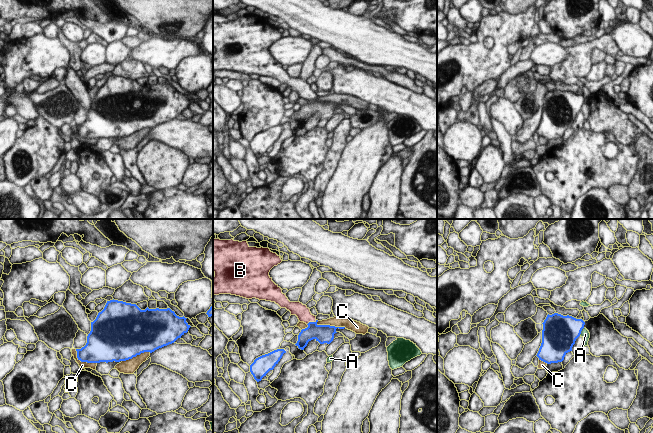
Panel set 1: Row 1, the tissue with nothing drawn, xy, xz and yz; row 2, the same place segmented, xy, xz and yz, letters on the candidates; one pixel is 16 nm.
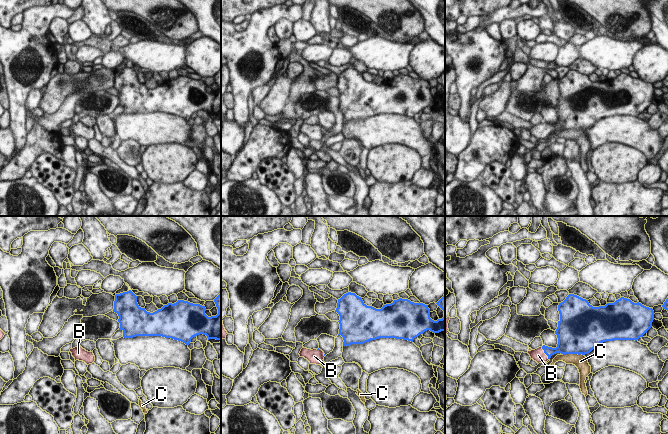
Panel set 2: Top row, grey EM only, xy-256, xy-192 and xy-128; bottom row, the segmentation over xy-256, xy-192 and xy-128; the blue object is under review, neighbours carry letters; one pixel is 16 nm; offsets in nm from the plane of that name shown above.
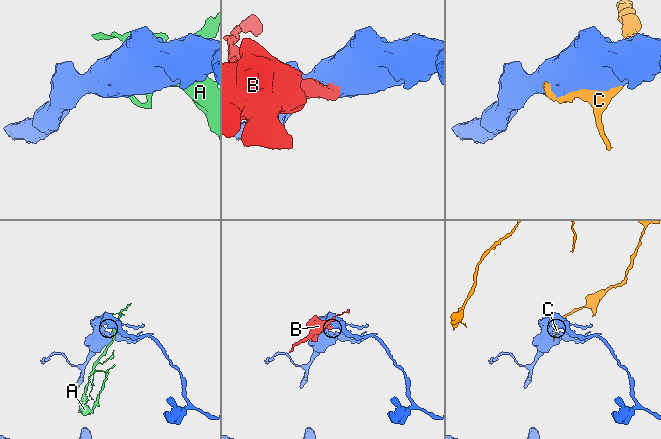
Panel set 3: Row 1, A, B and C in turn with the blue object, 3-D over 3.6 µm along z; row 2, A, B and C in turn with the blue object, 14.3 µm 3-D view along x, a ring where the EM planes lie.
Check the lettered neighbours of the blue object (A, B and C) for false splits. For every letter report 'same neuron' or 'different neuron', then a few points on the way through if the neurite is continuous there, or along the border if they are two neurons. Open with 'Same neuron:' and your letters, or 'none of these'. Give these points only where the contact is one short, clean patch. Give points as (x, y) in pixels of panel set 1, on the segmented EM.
Same neuron: B
A: different neuron
B: same neuron; runs through xz (322, 333), (311, 322), (303, 313)
C: different neuron

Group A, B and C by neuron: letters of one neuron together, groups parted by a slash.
A / B / C

